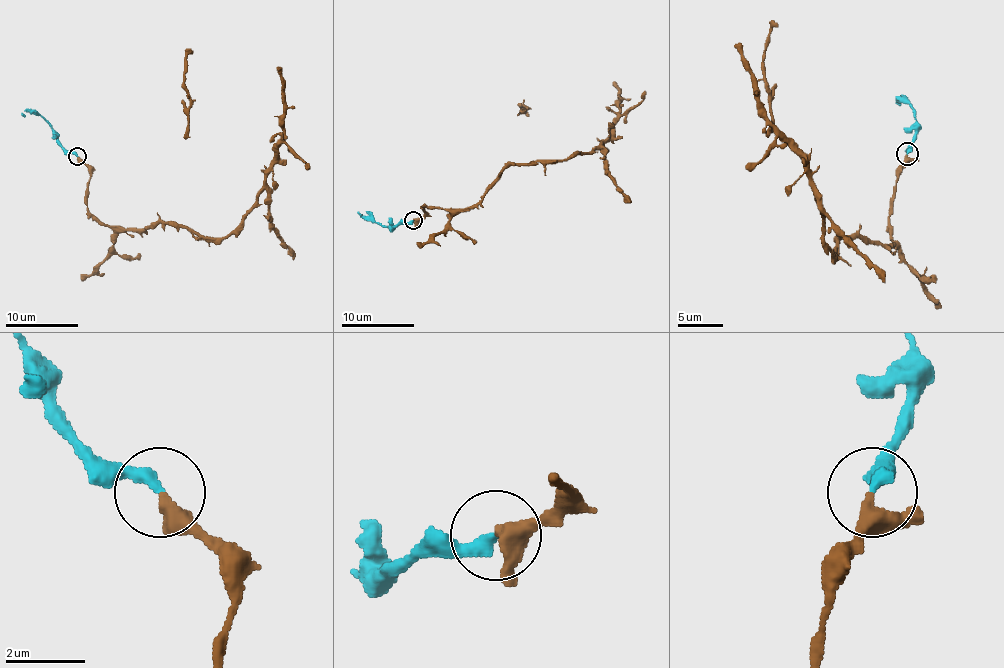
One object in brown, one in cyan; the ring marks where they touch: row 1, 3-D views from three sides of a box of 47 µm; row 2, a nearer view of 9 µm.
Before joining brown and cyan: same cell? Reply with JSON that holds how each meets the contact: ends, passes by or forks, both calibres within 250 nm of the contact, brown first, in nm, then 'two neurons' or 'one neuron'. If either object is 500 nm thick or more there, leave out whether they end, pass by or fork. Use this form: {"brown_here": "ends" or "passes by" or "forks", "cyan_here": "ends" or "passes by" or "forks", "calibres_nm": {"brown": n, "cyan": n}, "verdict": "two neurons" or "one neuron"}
{"brown_here": "passes by", "cyan_here": "ends", "calibres_nm": {"brown": 320, "cyan": 320}, "verdict": "one neuron"}

